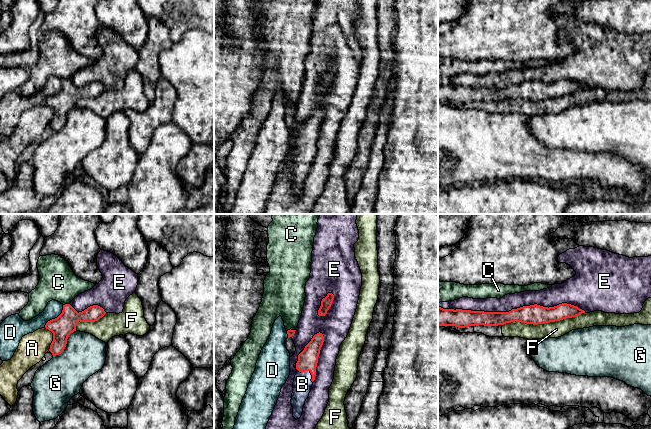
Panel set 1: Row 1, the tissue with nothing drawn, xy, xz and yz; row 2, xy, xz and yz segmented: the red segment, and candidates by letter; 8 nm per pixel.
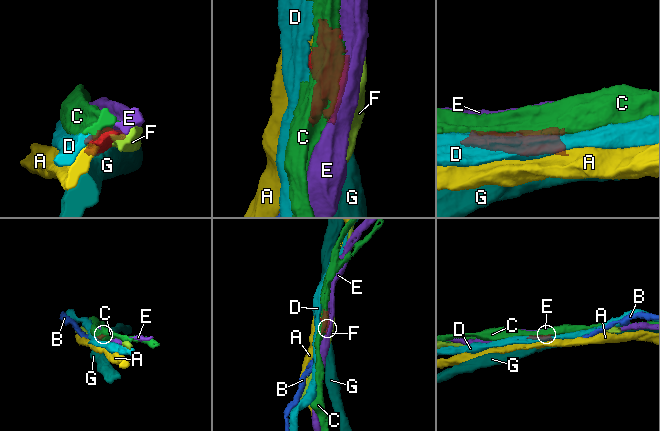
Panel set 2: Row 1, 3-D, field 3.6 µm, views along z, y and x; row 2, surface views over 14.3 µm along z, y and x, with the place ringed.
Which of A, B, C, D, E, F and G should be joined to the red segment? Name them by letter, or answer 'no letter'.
B

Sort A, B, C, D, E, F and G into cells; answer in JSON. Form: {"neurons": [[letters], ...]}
{"neurons": [["A"], ["B"], ["C"], ["D"], ["E"], ["F"], ["G"]]}

